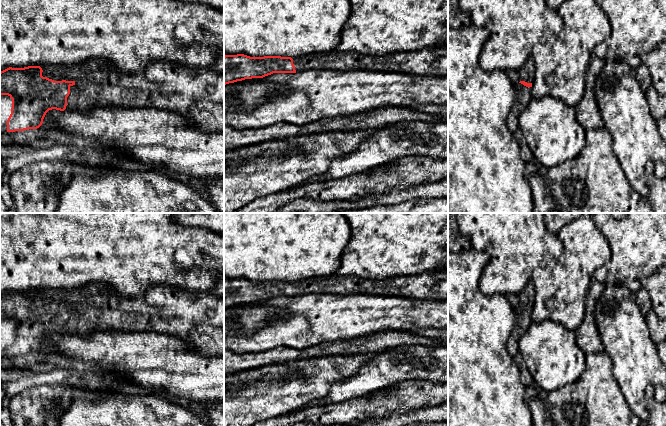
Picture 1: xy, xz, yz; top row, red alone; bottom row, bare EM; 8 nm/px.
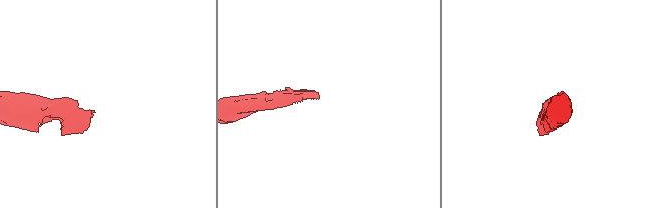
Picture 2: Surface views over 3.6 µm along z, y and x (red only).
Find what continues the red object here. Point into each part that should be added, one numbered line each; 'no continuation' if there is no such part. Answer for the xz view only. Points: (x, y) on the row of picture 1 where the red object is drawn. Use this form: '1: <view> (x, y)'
1: xz (334, 60)

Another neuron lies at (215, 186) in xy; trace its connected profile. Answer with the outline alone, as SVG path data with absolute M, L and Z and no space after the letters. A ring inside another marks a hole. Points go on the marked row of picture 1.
M224 177L203 179L210 203L218 213L224 213Z

